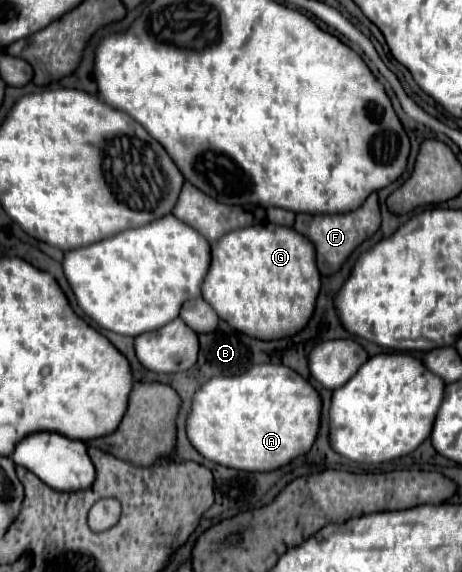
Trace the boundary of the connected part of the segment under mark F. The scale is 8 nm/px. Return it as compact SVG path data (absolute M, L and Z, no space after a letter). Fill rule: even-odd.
M372 193L360 207L356 207L350 213L336 213L336 215L304 215L298 213L296 221L294 221L294 229L302 235L306 235L314 249L316 249L316 265L318 271L322 275L334 273L336 269L340 269L340 265L344 263L344 259L372 233L376 233L376 229L380 227L380 207L378 207L378 197L376 193Z

